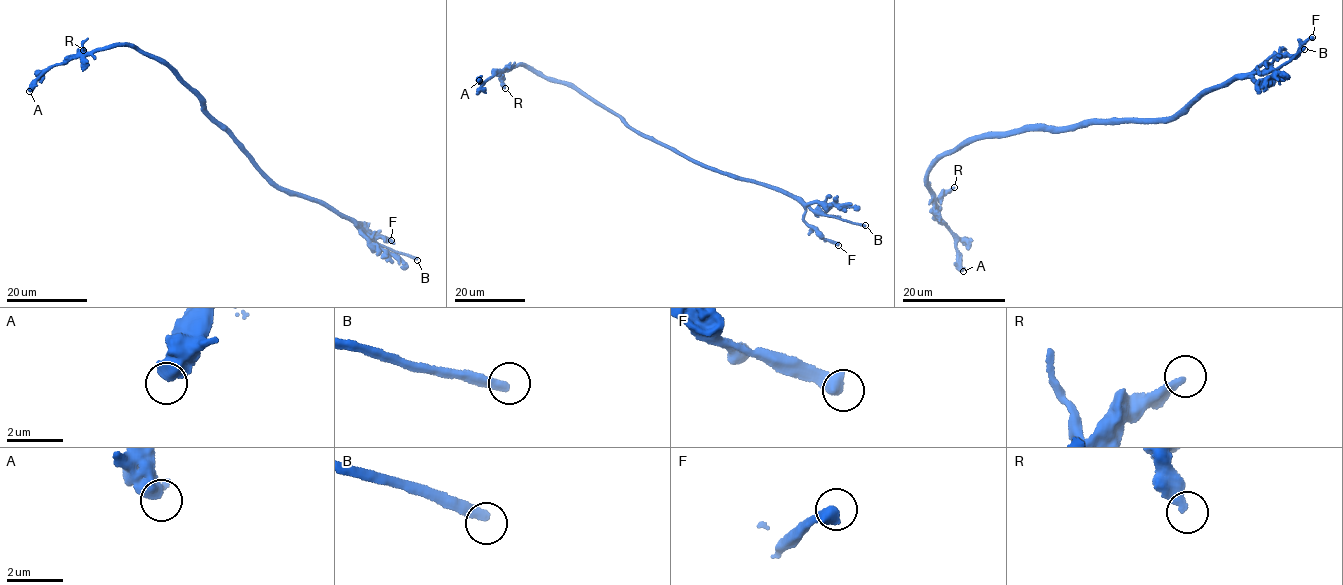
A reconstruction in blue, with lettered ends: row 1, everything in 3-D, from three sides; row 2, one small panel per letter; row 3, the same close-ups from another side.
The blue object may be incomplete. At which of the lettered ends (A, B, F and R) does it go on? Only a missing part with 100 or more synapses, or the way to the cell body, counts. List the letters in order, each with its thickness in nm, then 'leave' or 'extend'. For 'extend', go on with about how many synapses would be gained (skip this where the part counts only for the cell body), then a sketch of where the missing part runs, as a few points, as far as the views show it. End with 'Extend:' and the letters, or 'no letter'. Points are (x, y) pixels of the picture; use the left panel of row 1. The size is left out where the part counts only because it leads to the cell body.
A: calibre 650 nm; leave
B: calibre 380 nm; extend
F: calibre 480 nm; leave
R: calibre 340 nm; leave
Extend: B

